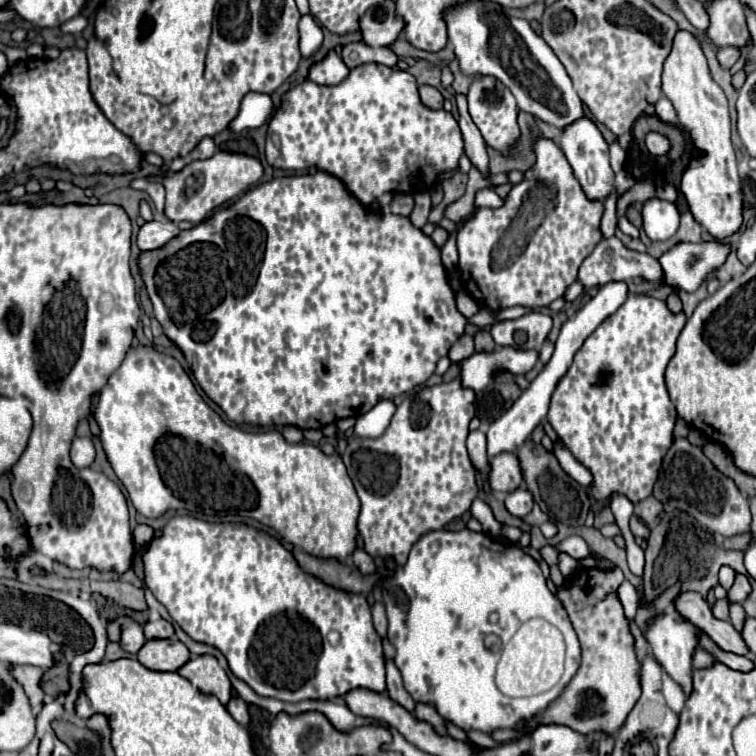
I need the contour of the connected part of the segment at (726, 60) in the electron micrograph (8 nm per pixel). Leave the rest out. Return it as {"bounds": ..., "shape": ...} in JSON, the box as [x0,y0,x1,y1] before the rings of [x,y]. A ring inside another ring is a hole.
{"bounds":[717,47,739,69],"shape":[[[725,47],[725,49],[719,49],[717,51],[717,61],[723,69],[731,69],[731,65],[739,59],[739,49],[735,47]]]}

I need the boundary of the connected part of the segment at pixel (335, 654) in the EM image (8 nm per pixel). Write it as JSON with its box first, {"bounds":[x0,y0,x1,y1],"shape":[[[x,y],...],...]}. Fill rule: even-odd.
{"bounds":[143,515,385,703],"shape":[[[183,515],[183,517],[173,517],[165,529],[161,537],[155,537],[149,543],[149,549],[143,555],[143,563],[145,563],[145,587],[149,587],[149,591],[157,597],[157,601],[161,605],[165,605],[167,613],[171,619],[193,639],[199,643],[207,643],[217,647],[227,663],[229,669],[235,677],[239,677],[241,681],[245,681],[257,695],[263,697],[275,697],[281,701],[289,701],[289,703],[297,703],[303,699],[335,699],[345,695],[351,689],[357,687],[365,687],[377,693],[385,691],[385,657],[383,657],[383,647],[381,647],[381,637],[375,633],[373,623],[371,623],[371,607],[367,603],[367,599],[363,595],[355,595],[355,593],[345,593],[339,589],[333,589],[325,583],[321,583],[317,577],[303,573],[297,565],[297,561],[293,559],[293,555],[273,537],[259,533],[257,529],[249,527],[249,525],[237,525],[237,523],[205,523],[201,519]],[[329,631],[339,631],[341,633],[341,641],[337,647],[329,645],[327,641],[327,633]]]}

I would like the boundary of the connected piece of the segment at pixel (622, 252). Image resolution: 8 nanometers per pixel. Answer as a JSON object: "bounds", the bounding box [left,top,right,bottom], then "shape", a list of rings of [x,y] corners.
{"bounds":[579,237,661,287],"shape":[[[617,237],[603,239],[579,267],[579,281],[585,287],[601,287],[601,285],[607,285],[609,281],[631,281],[635,277],[641,277],[641,279],[661,285],[661,265],[657,259],[653,259],[647,253],[627,249]]]}

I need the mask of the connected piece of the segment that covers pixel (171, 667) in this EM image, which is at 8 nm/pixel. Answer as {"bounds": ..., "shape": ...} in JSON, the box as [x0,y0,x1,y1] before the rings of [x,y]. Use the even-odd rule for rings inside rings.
{"bounds":[137,639,191,671],"shape":[[[151,639],[141,647],[137,659],[153,671],[177,671],[191,659],[191,653],[179,639]]]}

